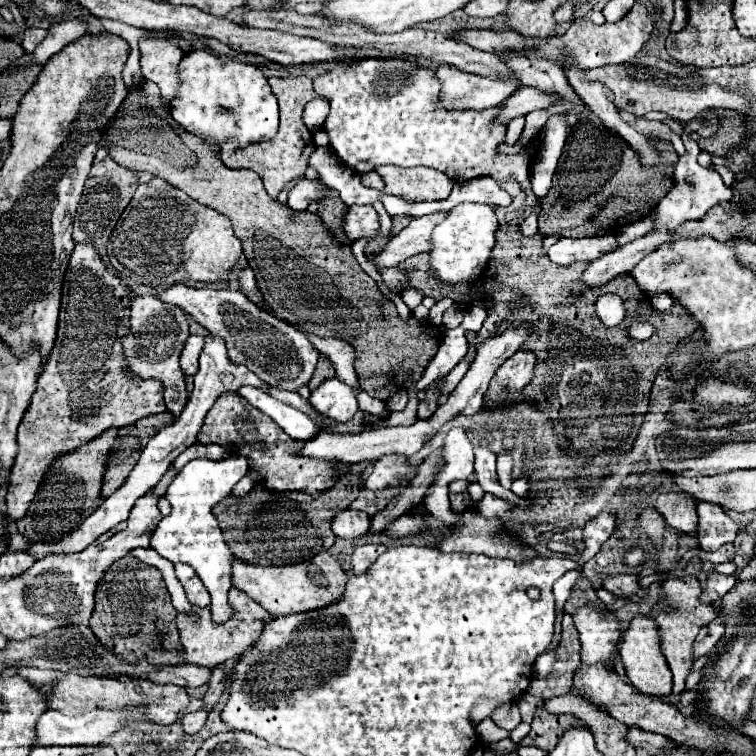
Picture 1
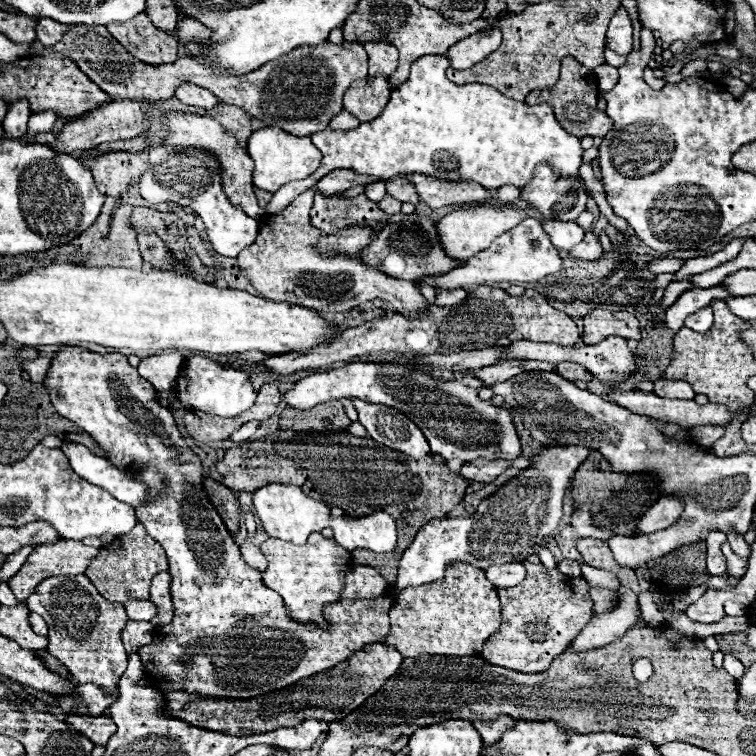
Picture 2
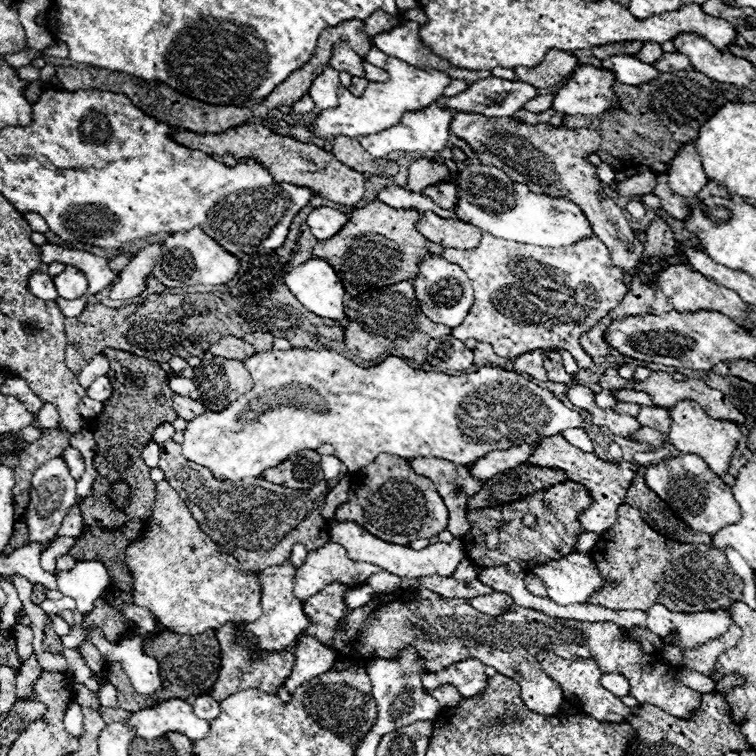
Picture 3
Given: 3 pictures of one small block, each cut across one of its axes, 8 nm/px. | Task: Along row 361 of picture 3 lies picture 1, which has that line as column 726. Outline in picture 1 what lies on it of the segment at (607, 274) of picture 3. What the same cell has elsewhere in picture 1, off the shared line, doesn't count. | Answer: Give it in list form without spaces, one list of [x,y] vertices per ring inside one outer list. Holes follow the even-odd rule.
[[[710,572],[706,578],[706,586],[700,594],[700,602],[702,604],[714,604],[718,602],[730,588],[734,588],[736,578],[734,576],[726,576],[726,574],[718,574],[718,572]]]

